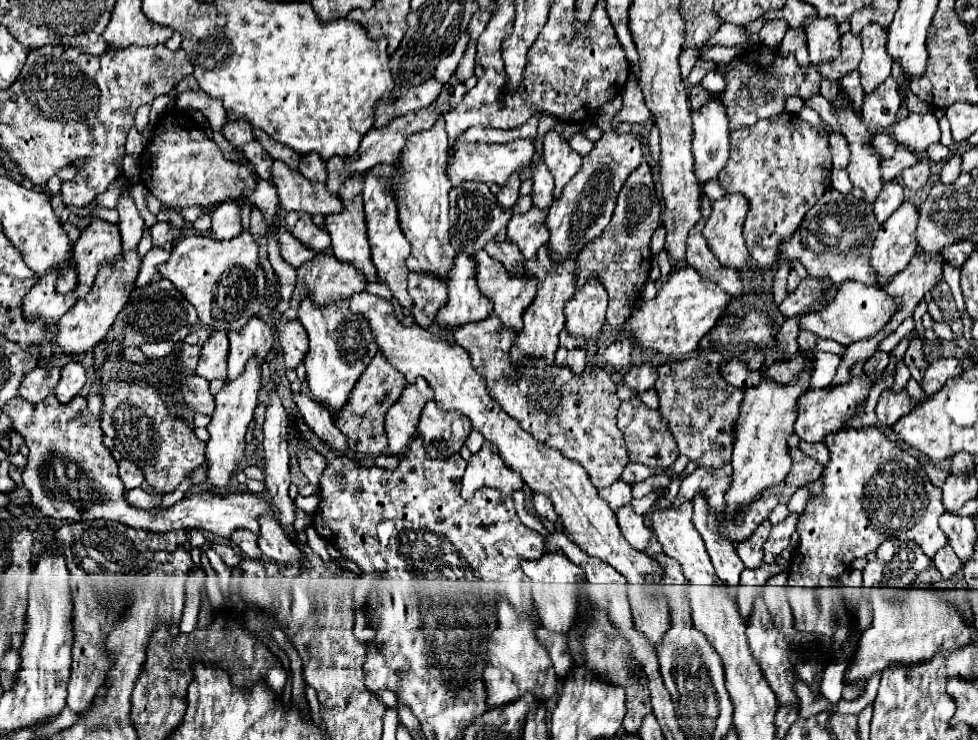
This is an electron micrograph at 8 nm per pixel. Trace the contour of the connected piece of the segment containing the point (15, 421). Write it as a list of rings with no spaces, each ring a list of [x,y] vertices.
[[[52,393],[42,403],[36,403],[36,405],[30,405],[14,397],[2,407],[2,413],[6,413],[12,419],[12,429],[24,437],[24,443],[30,449],[30,455],[26,457],[26,467],[22,471],[22,481],[24,481],[24,487],[30,491],[32,503],[46,517],[66,519],[72,523],[88,521],[88,519],[112,519],[128,527],[154,531],[154,533],[168,533],[168,531],[196,527],[196,529],[210,531],[220,537],[230,537],[230,533],[236,529],[248,529],[252,533],[258,533],[258,517],[274,515],[270,501],[264,495],[254,495],[254,493],[220,495],[212,491],[198,491],[198,493],[190,493],[188,497],[184,497],[182,501],[174,503],[168,509],[138,509],[134,505],[128,505],[124,497],[126,489],[118,477],[118,463],[112,457],[112,453],[102,445],[104,431],[100,429],[100,419],[88,411],[88,401],[82,395],[76,395],[70,403],[60,403],[56,395]]]

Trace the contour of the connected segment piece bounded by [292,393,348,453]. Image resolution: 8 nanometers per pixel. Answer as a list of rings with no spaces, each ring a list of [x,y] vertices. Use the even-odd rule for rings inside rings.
[[[292,393],[292,399],[298,407],[298,411],[302,413],[304,421],[310,425],[310,429],[326,443],[330,443],[330,447],[334,447],[334,451],[340,453],[348,453],[346,447],[346,437],[342,435],[342,431],[338,431],[332,423],[332,415],[330,411],[326,411],[326,407],[314,399],[310,399],[304,393]]]

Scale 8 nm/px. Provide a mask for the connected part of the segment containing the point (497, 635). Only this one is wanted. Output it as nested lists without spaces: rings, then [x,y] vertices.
[[[500,601],[500,617],[496,631],[486,641],[486,667],[482,671],[486,687],[486,709],[496,709],[516,701],[522,693],[530,691],[538,699],[548,699],[556,691],[556,675],[546,649],[536,641],[530,617],[518,617],[508,601]]]

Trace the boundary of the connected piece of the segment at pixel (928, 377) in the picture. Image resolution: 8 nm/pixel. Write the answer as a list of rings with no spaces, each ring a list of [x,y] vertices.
[[[938,359],[934,363],[930,363],[930,367],[926,369],[926,375],[922,379],[922,391],[926,395],[934,395],[936,391],[940,391],[948,379],[956,377],[962,373],[960,361],[958,359]]]

